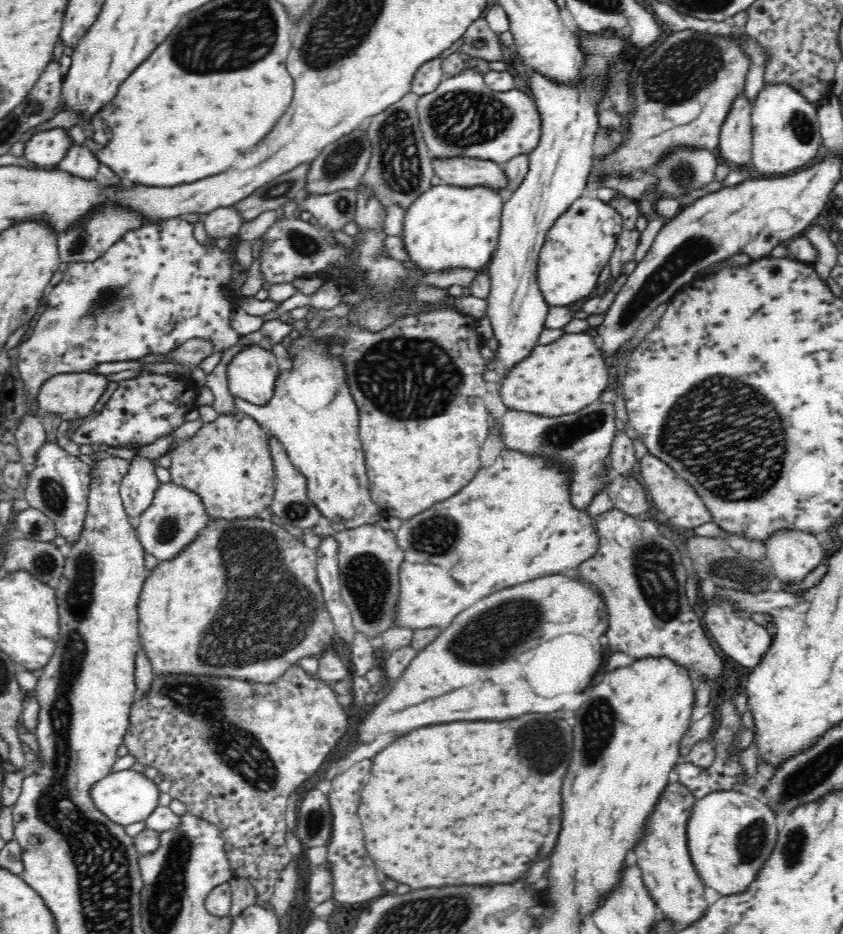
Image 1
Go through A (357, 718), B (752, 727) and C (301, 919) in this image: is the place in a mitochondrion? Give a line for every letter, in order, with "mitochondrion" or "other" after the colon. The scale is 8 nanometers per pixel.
A: other
B: other
C: other

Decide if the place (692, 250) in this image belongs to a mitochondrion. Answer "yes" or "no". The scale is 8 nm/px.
yes

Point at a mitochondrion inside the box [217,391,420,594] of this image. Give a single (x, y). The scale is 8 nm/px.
(296, 511)

